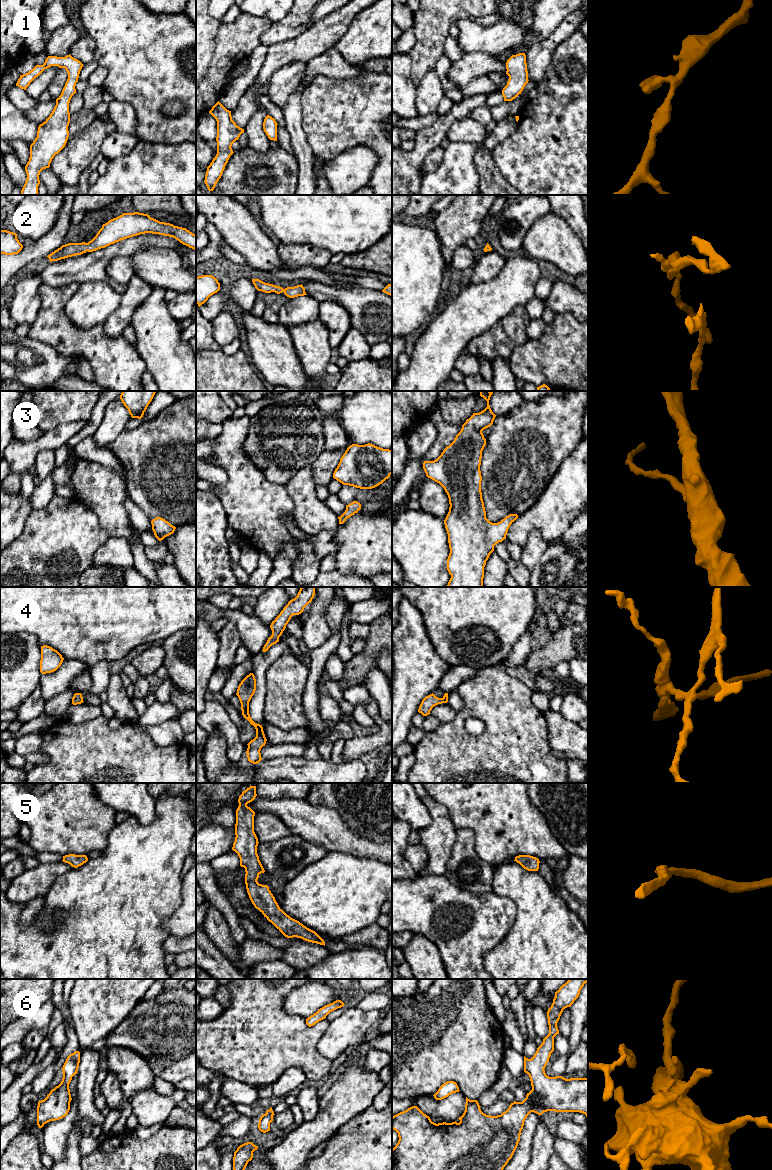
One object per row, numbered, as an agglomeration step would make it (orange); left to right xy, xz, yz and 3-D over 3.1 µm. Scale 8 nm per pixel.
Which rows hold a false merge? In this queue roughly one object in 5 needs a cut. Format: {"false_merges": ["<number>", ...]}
{"false_merges": []}

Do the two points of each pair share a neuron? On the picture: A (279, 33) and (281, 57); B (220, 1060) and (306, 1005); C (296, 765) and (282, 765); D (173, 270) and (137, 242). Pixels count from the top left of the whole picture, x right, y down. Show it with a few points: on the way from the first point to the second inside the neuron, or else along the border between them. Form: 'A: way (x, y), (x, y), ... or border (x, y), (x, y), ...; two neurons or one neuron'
A: border (302, 33), (291, 39), (273, 43), (268, 47); two neurons
B: border (291, 990), (284, 1000), (283, 1008), (305, 1019); two neurons
C: way (293, 765), (285, 765); one neuron
D: border (170, 249), (147, 247), (129, 256); two neurons

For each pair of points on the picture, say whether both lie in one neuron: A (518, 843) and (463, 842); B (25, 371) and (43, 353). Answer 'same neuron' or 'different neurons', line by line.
A: different neurons
B: same neuron

